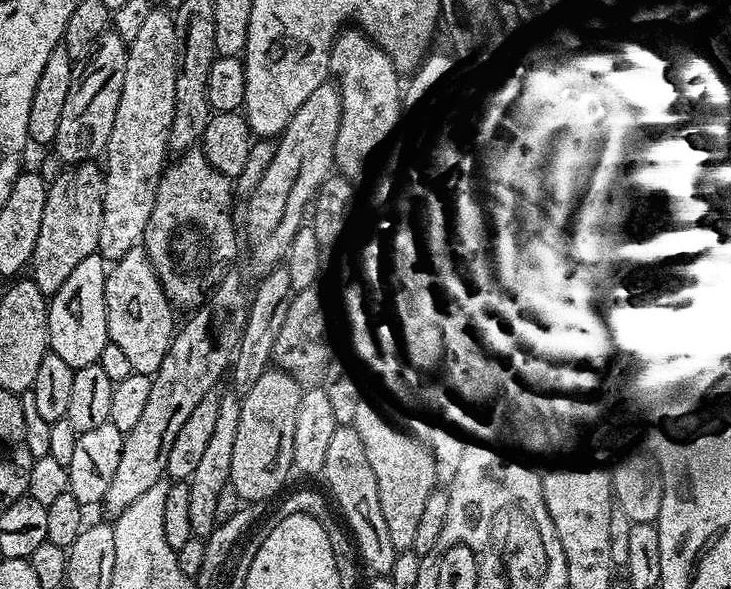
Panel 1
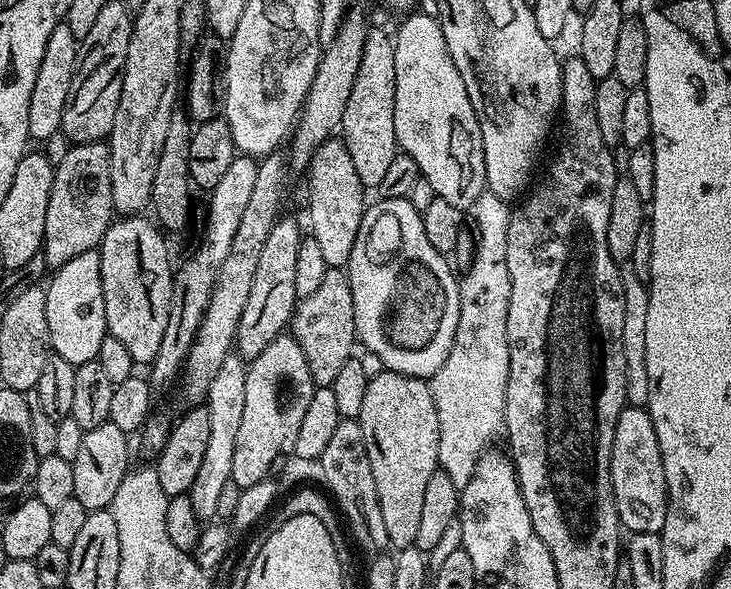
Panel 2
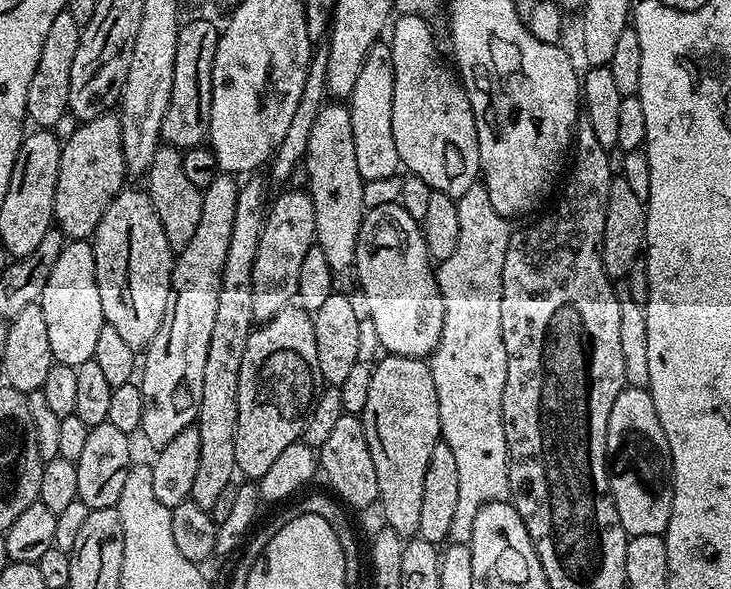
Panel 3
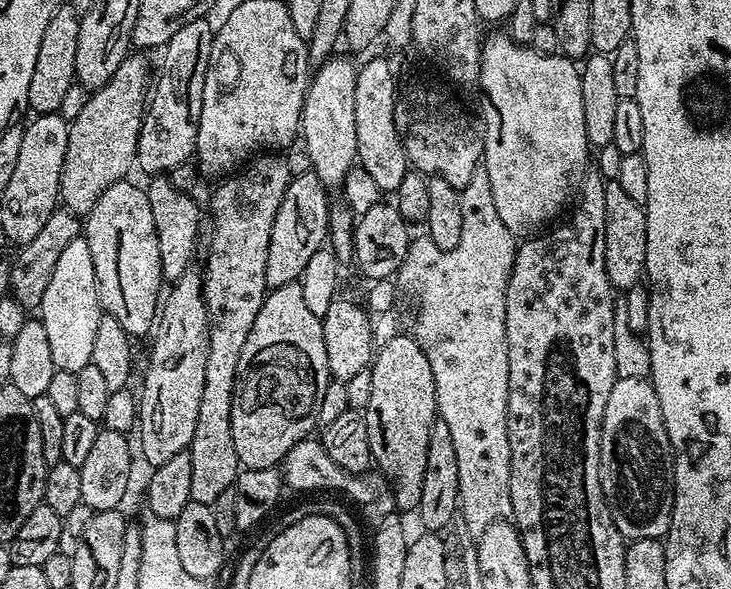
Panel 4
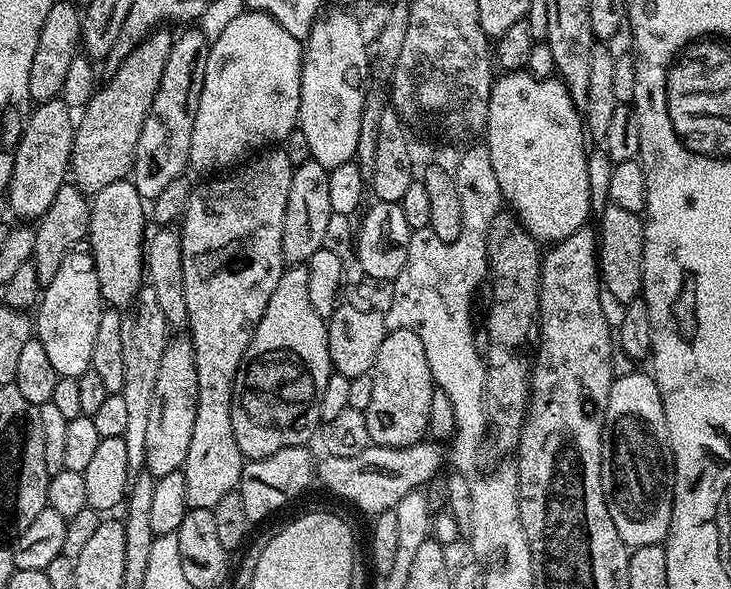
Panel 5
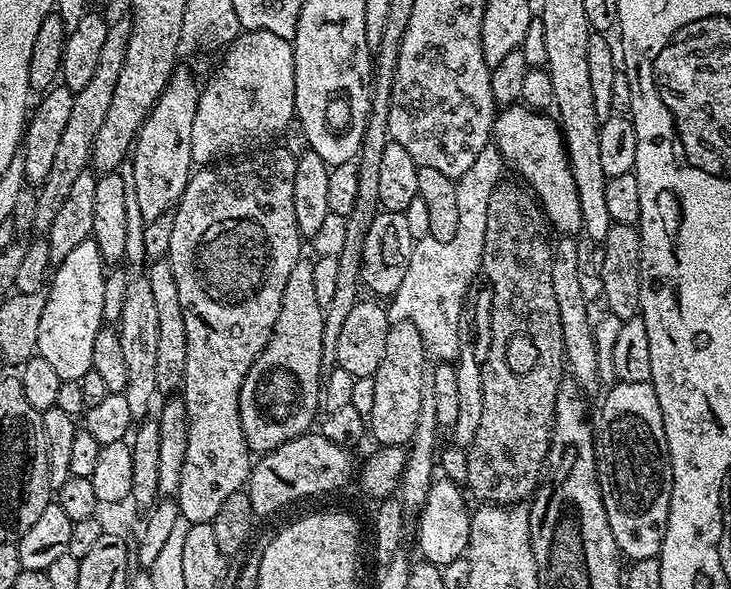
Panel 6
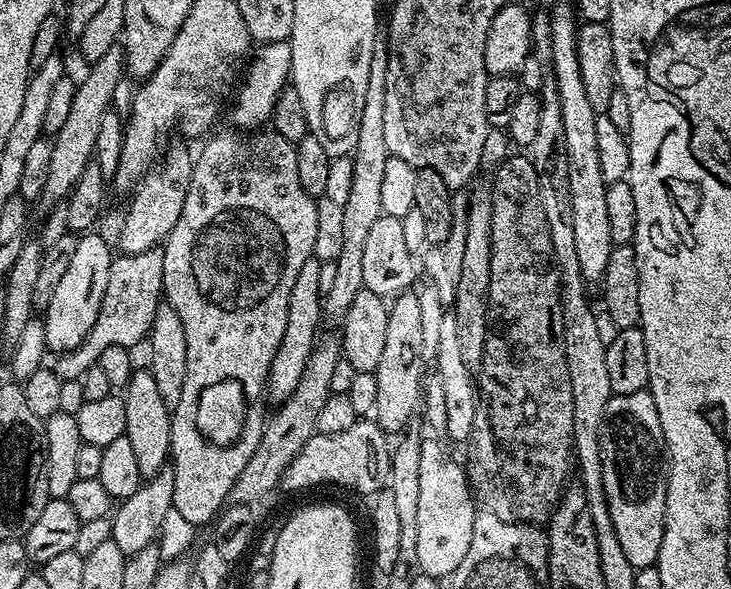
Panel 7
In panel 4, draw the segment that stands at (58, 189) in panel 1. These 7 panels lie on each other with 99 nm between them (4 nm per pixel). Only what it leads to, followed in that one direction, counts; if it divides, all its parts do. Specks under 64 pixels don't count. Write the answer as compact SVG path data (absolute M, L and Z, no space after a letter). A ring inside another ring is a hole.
M130 54L114 70L114 78L106 82L106 86L95 89L87 97L85 105L78 116L68 125L68 141L66 142L66 158L62 162L62 178L60 179L60 204L73 212L75 216L87 217L90 210L94 210L94 202L110 190L119 180L129 175L128 163L131 165L136 159L140 122L146 111L146 101L150 96L150 76L148 80L148 60L144 54Z

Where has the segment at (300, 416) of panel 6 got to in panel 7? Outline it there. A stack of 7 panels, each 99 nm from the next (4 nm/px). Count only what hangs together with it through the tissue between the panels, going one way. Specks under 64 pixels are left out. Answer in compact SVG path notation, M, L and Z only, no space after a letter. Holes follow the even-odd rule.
M316 258L302 262L298 278L294 278L294 290L290 290L290 306L286 310L286 334L282 334L282 346L278 346L268 371L266 396L269 401L283 402L294 394L294 386L298 386L298 378L302 378L302 370L306 370L306 362L316 345L322 325L322 293L318 286L320 265L321 261Z

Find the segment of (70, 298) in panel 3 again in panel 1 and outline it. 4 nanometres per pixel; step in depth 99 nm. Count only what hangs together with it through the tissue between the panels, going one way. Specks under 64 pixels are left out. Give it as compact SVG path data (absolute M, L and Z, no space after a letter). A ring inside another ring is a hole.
M99 254L82 258L78 266L70 273L70 278L62 282L62 290L58 290L50 298L48 306L48 347L58 358L64 359L73 370L82 366L97 363L110 343L108 339L108 319L106 318L106 298L104 297L104 277L106 261Z

